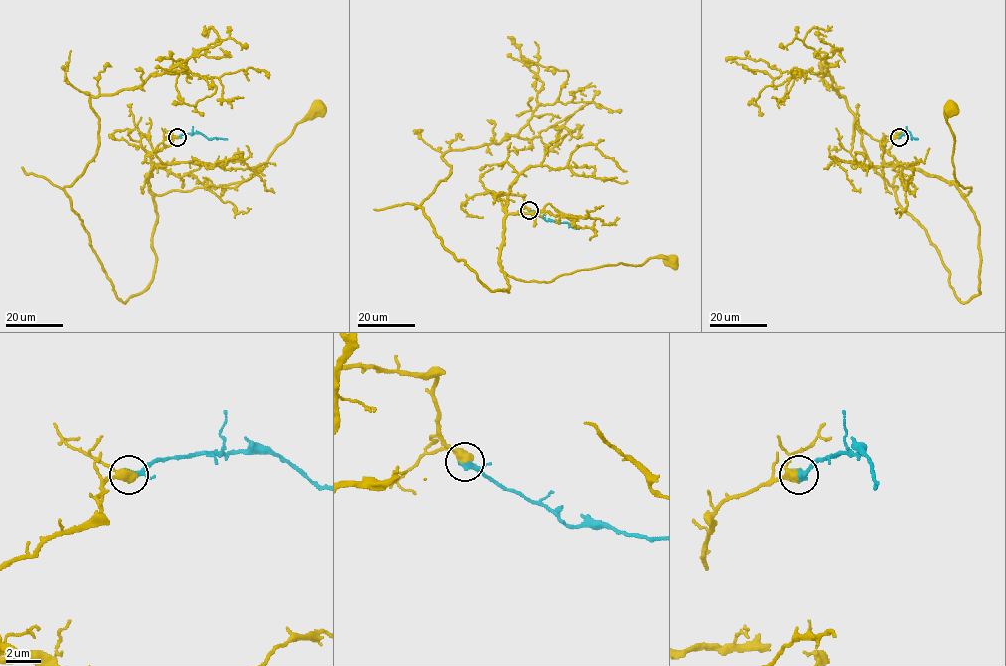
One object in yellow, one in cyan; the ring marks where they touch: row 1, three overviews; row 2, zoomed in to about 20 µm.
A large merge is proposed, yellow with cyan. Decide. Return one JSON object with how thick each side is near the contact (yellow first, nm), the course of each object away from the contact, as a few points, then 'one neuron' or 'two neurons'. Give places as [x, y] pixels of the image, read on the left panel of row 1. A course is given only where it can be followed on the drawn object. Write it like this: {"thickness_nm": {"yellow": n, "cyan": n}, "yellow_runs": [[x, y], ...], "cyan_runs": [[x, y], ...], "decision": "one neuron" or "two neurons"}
{"thickness_nm": {"yellow": 440, "cyan": 340}, "yellow_runs": [[177, 137], [148, 152], [154, 166], [147, 184], [154, 194], [250, 179], [298, 123], [323, 112], [318, 108]], "cyan_runs": [[177, 137], [202, 134], [209, 139], [227, 139]], "decision": "one neuron"}

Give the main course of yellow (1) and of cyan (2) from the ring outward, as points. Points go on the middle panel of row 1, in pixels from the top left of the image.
1: (529, 210), (524, 196), (500, 196), (506, 214), (499, 264), (514, 278), (546, 282), (605, 265), (670, 261)
2: (529, 210), (546, 220), (567, 223), (579, 228)

